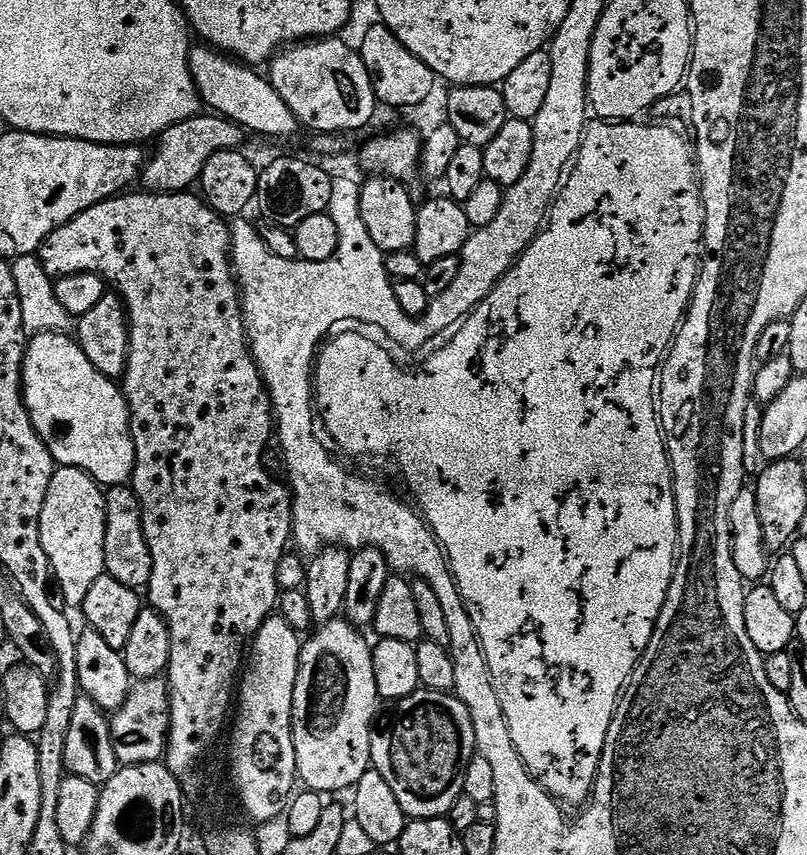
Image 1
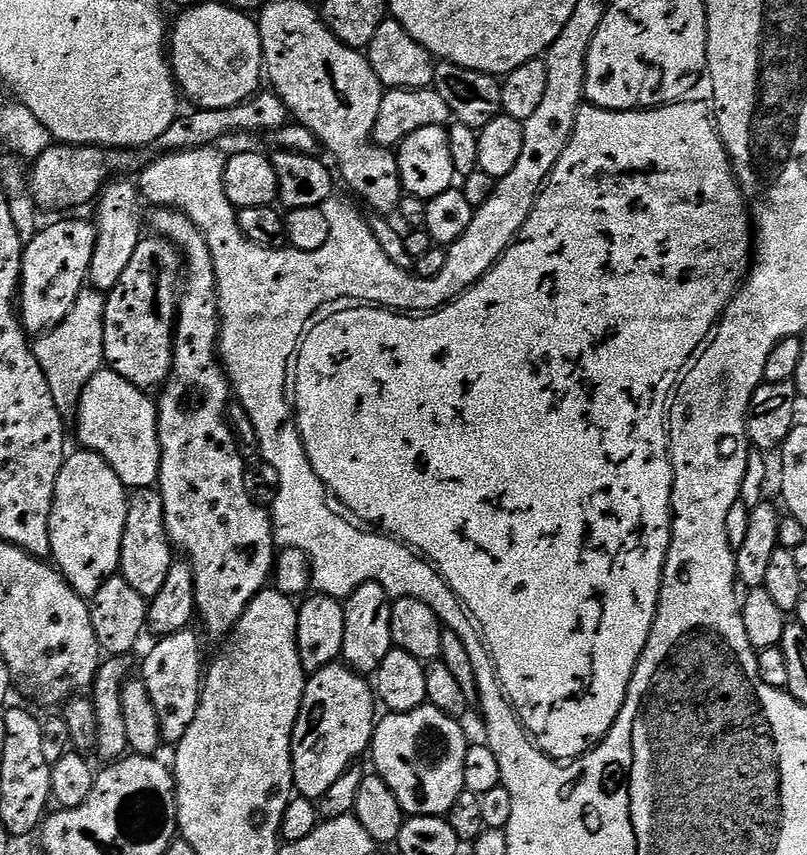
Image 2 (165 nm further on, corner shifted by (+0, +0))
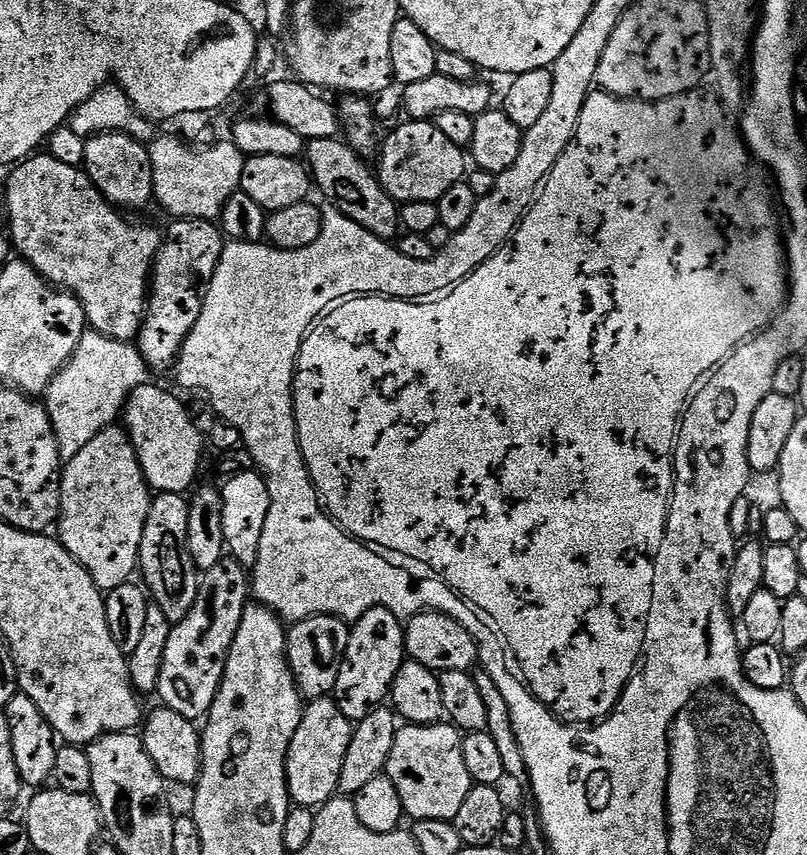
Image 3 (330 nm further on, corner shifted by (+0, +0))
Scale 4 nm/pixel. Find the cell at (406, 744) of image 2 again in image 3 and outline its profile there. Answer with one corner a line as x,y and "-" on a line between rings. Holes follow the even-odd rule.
448,722
405,723
394,738
386,775
390,782
394,782
394,790
398,790
398,798
402,798
404,811
412,816
413,821
452,821
474,786
470,770
466,770
466,762
462,759
461,733

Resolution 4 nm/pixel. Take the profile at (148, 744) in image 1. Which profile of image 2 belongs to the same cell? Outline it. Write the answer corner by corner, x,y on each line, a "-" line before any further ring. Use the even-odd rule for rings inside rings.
186,627
178,634
159,637
152,653
144,660
142,679
158,714
161,741
169,746
179,744
182,734
190,730
190,722
194,722
194,714
198,714
200,689
206,675
206,659
200,649
201,633
192,631

